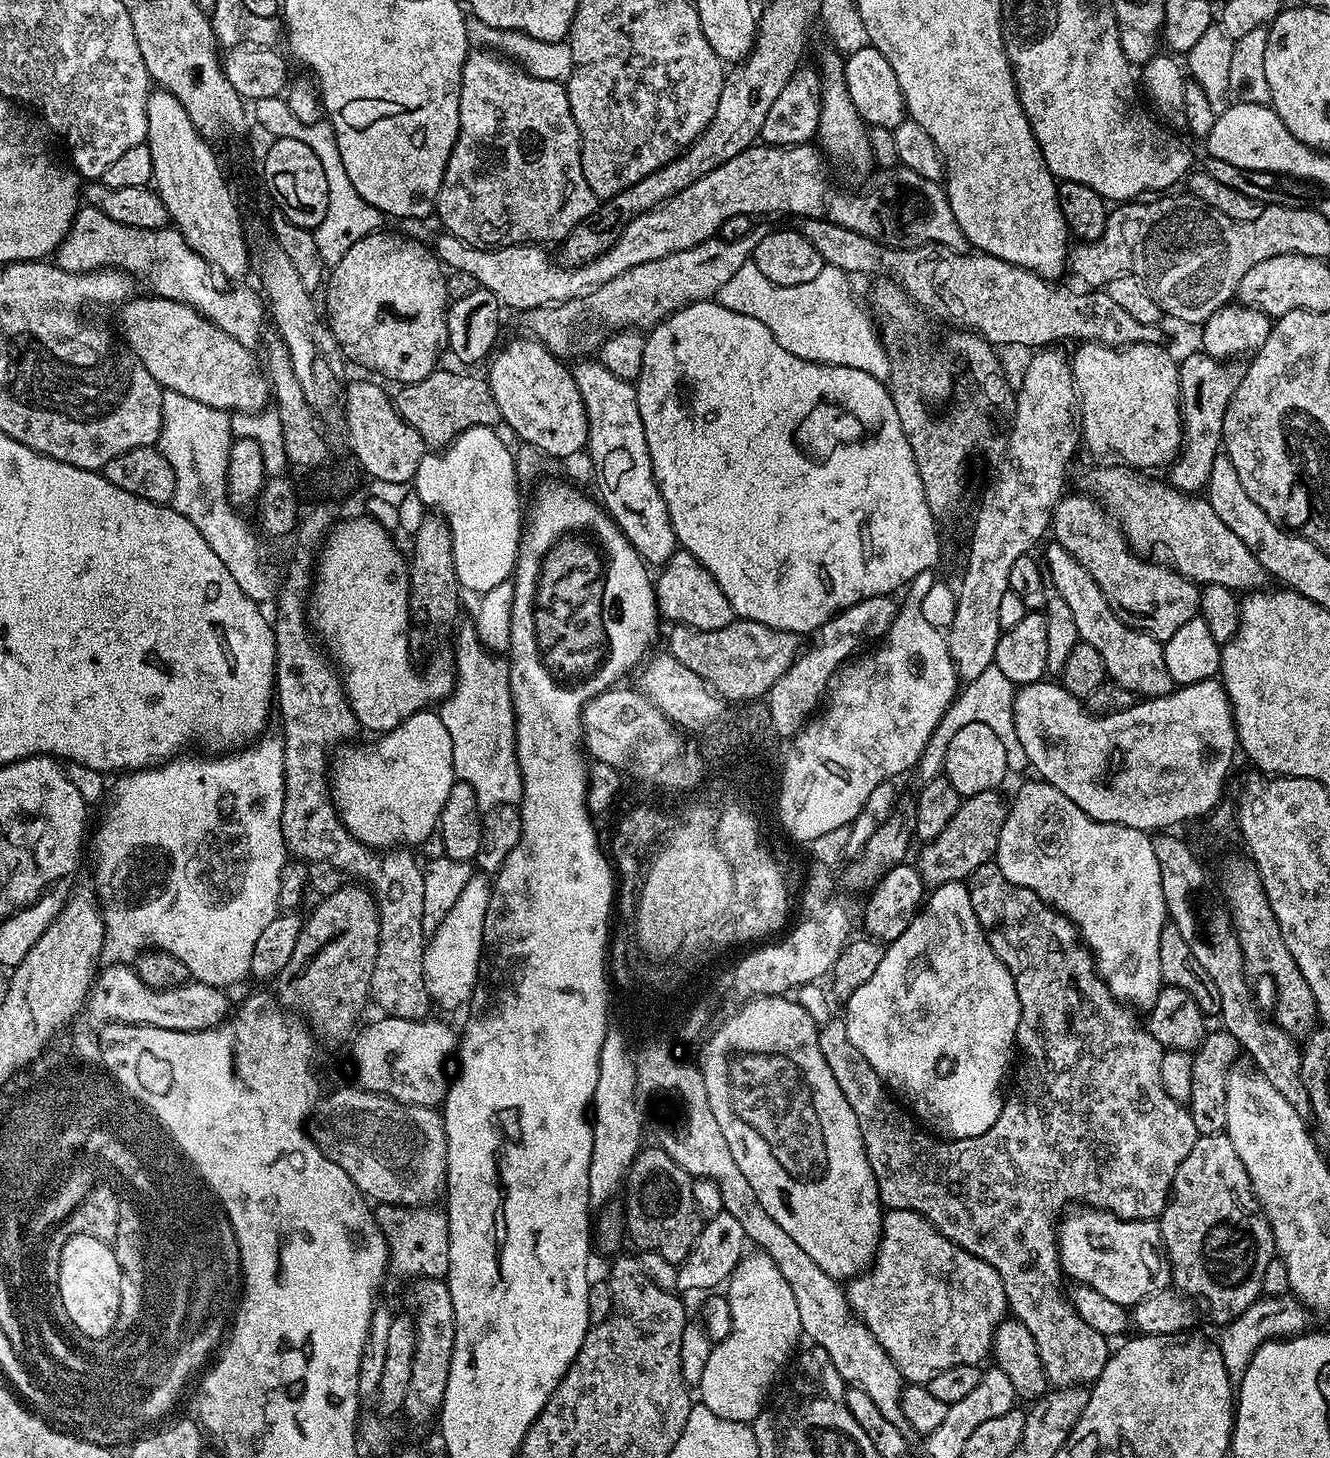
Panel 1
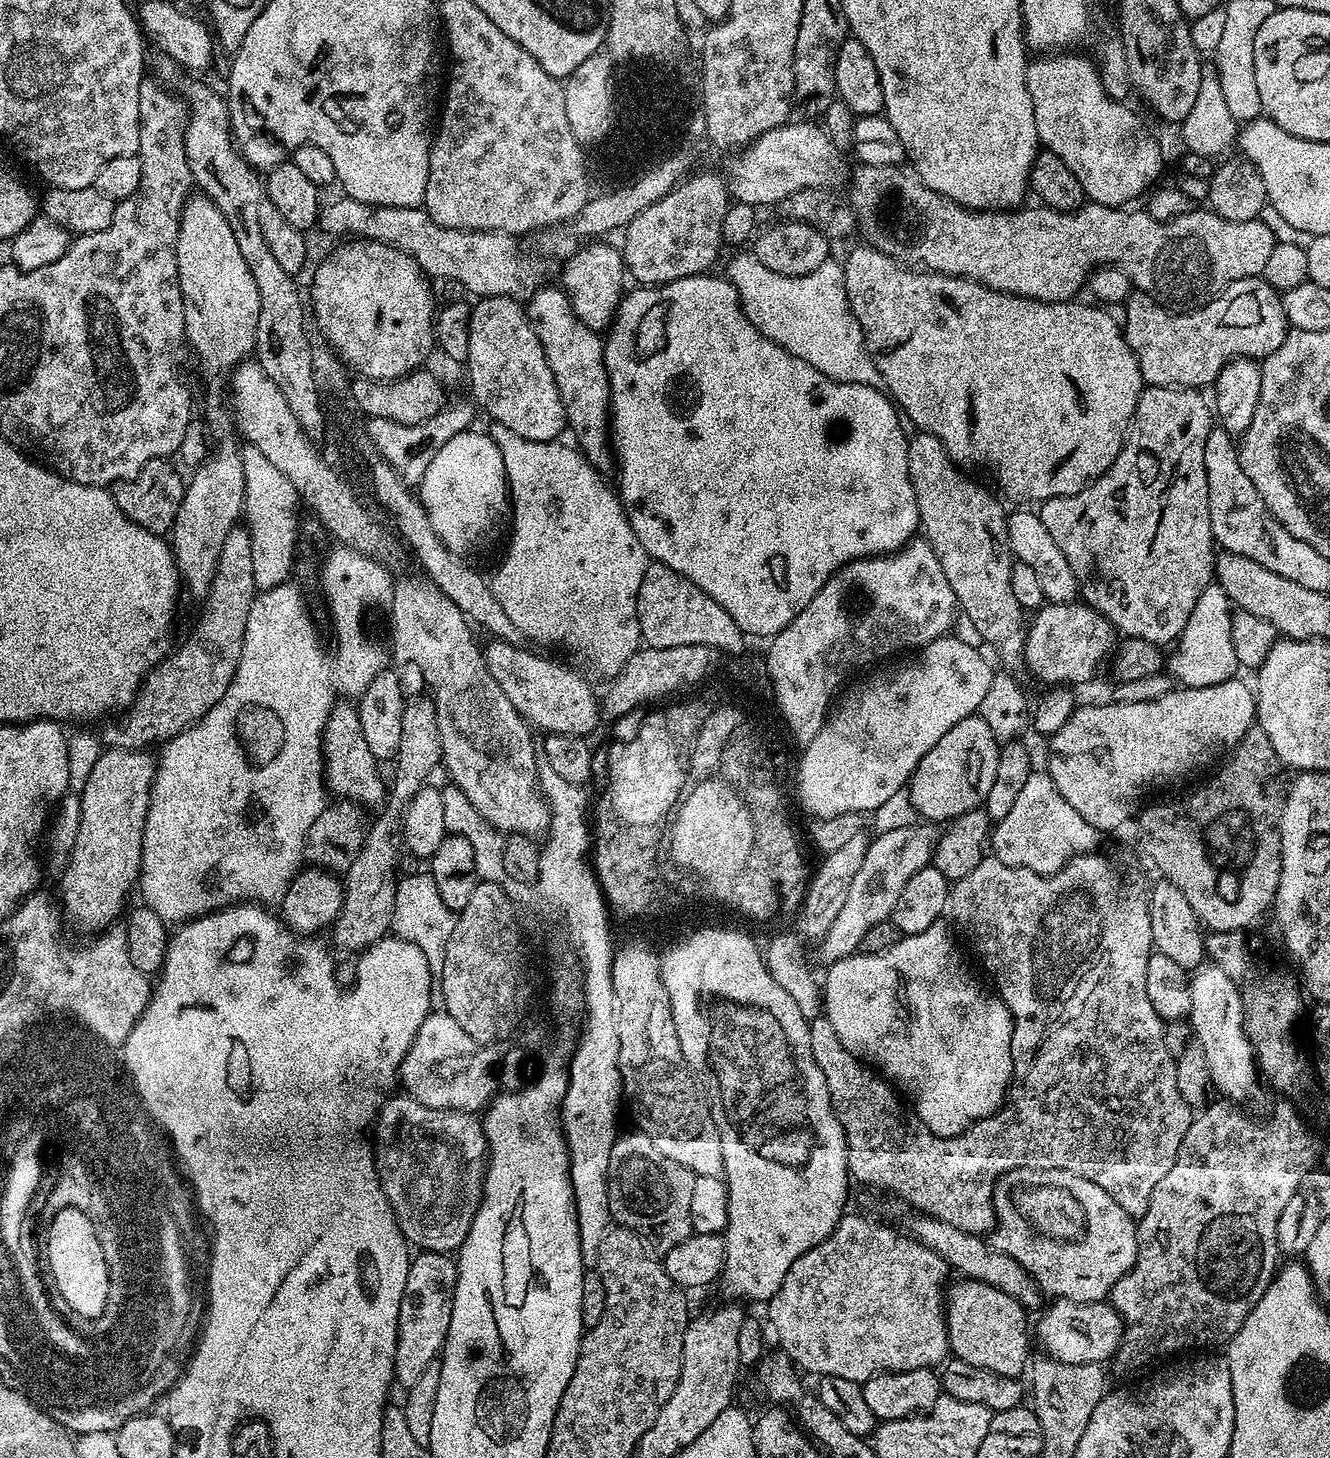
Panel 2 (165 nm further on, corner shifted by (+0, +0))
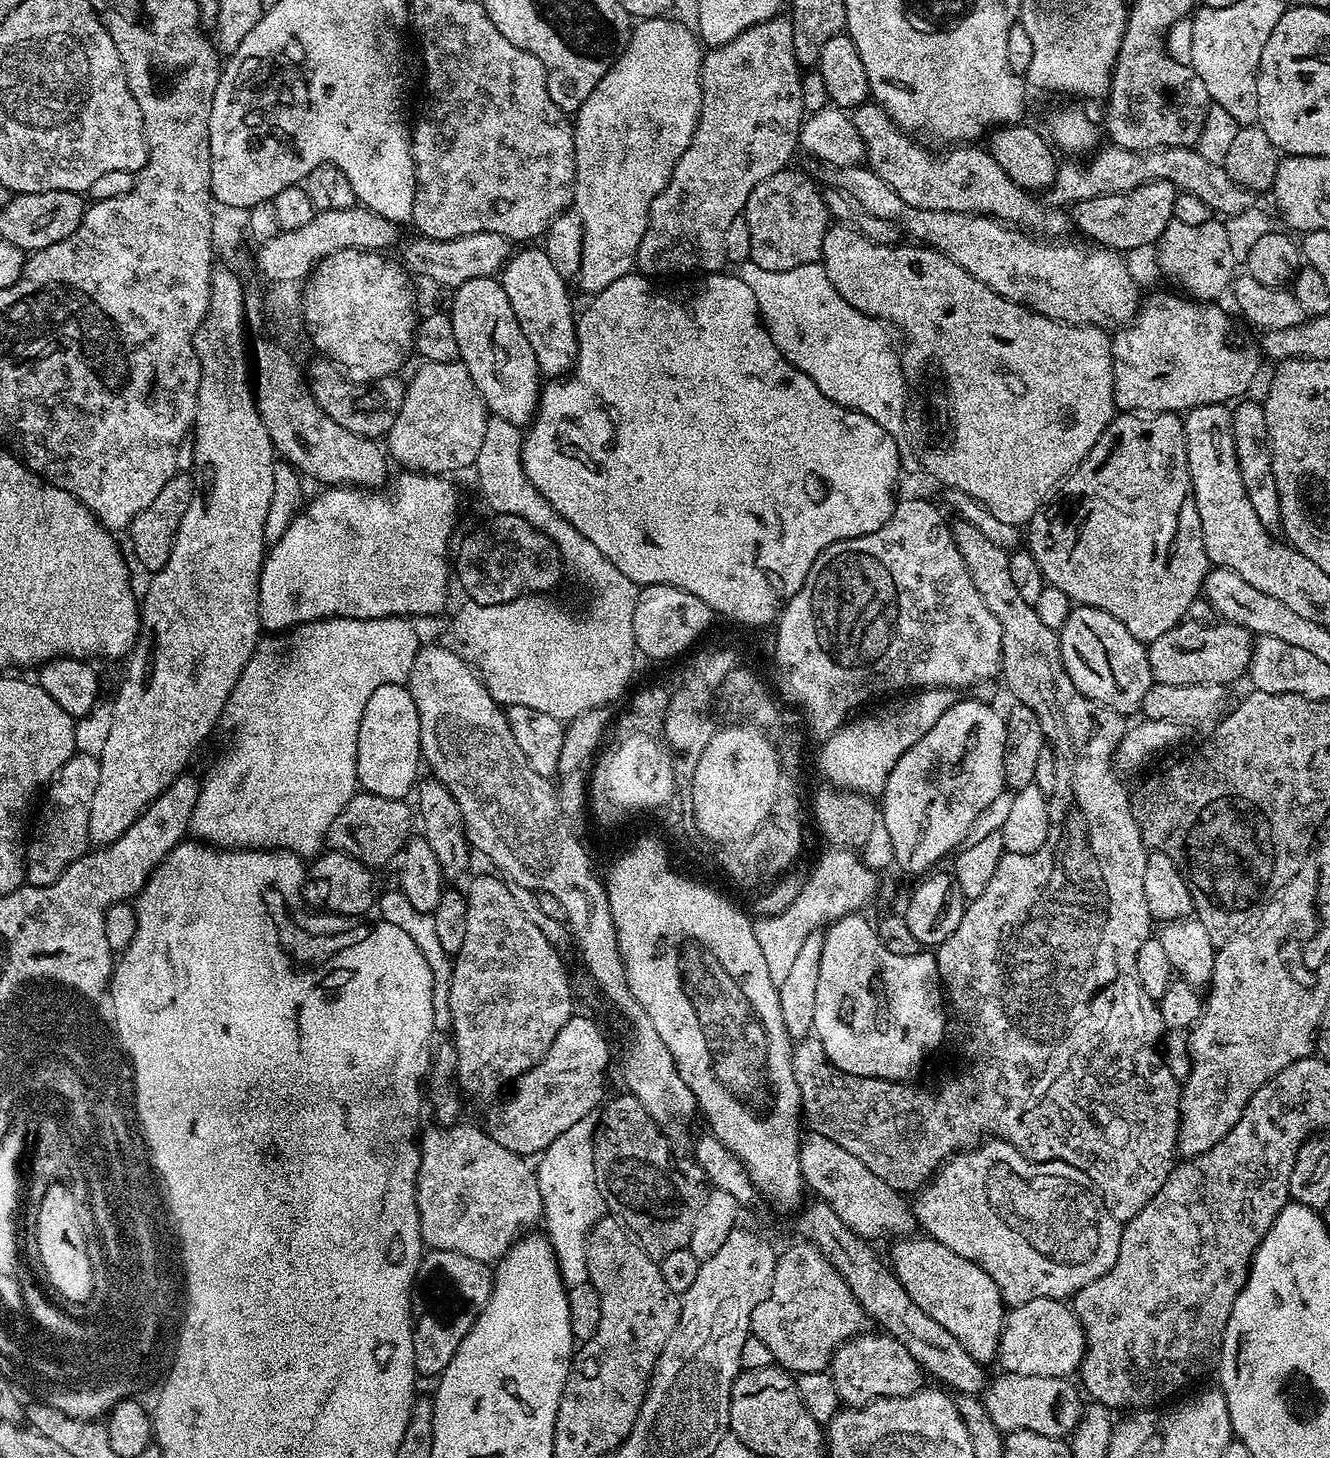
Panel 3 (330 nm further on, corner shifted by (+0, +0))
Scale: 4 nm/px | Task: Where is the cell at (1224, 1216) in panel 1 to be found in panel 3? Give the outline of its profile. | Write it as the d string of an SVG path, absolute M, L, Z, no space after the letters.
M1296 1061L1293 1062L1290 1066L1286 1066L1277 1074L1272 1080L1268 1080L1263 1084L1263 1086L1258 1089L1250 1098L1250 1102L1244 1107L1244 1113L1242 1118L1238 1118L1236 1125L1230 1130L1230 1134L1226 1134L1226 1138L1222 1138L1220 1142L1214 1146L1210 1146L1208 1150L1201 1153L1200 1156L1194 1156L1188 1159L1185 1159L1184 1164L1177 1163L1172 1169L1172 1173L1166 1178L1166 1182L1162 1186L1162 1190L1158 1190L1158 1194L1154 1194L1154 1198L1150 1198L1150 1202L1146 1206L1142 1206L1142 1210L1138 1210L1138 1214L1134 1214L1132 1220L1127 1221L1123 1225L1121 1234L1120 1234L1120 1245L1118 1246L1118 1258L1114 1262L1114 1266L1110 1266L1110 1270L1106 1270L1106 1274L1102 1274L1098 1278L1094 1278L1094 1282L1090 1282L1086 1286L1082 1286L1079 1290L1074 1293L1070 1300L1070 1307L1072 1313L1078 1318L1078 1322L1082 1326L1084 1331L1084 1356L1080 1360L1080 1366L1078 1369L1078 1377L1080 1376L1079 1383L1082 1385L1083 1391L1088 1392L1092 1395L1091 1399L1097 1404L1104 1404L1109 1408L1109 1410L1117 1410L1116 1408L1128 1408L1124 1410L1152 1410L1157 1406L1163 1405L1160 1404L1163 1400L1168 1400L1171 1398L1175 1392L1180 1392L1183 1390L1187 1384L1192 1384L1195 1380L1200 1380L1208 1371L1215 1369L1217 1367L1218 1361L1220 1359L1220 1343L1224 1337L1224 1331L1226 1330L1226 1322L1230 1316L1230 1310L1234 1304L1234 1298L1238 1296L1242 1290L1242 1286L1248 1280L1248 1269L1252 1262L1252 1256L1256 1252L1256 1248L1262 1242L1262 1238L1266 1234L1266 1230L1270 1228L1274 1218L1284 1209L1284 1205L1289 1203L1290 1197L1288 1194L1288 1183L1290 1182L1290 1170L1294 1170L1296 1165L1296 1152L1300 1149L1300 1144L1303 1139L1300 1137L1300 1128L1304 1128L1304 1120L1308 1120L1308 1092L1304 1092L1304 1064L1298 1064Z

